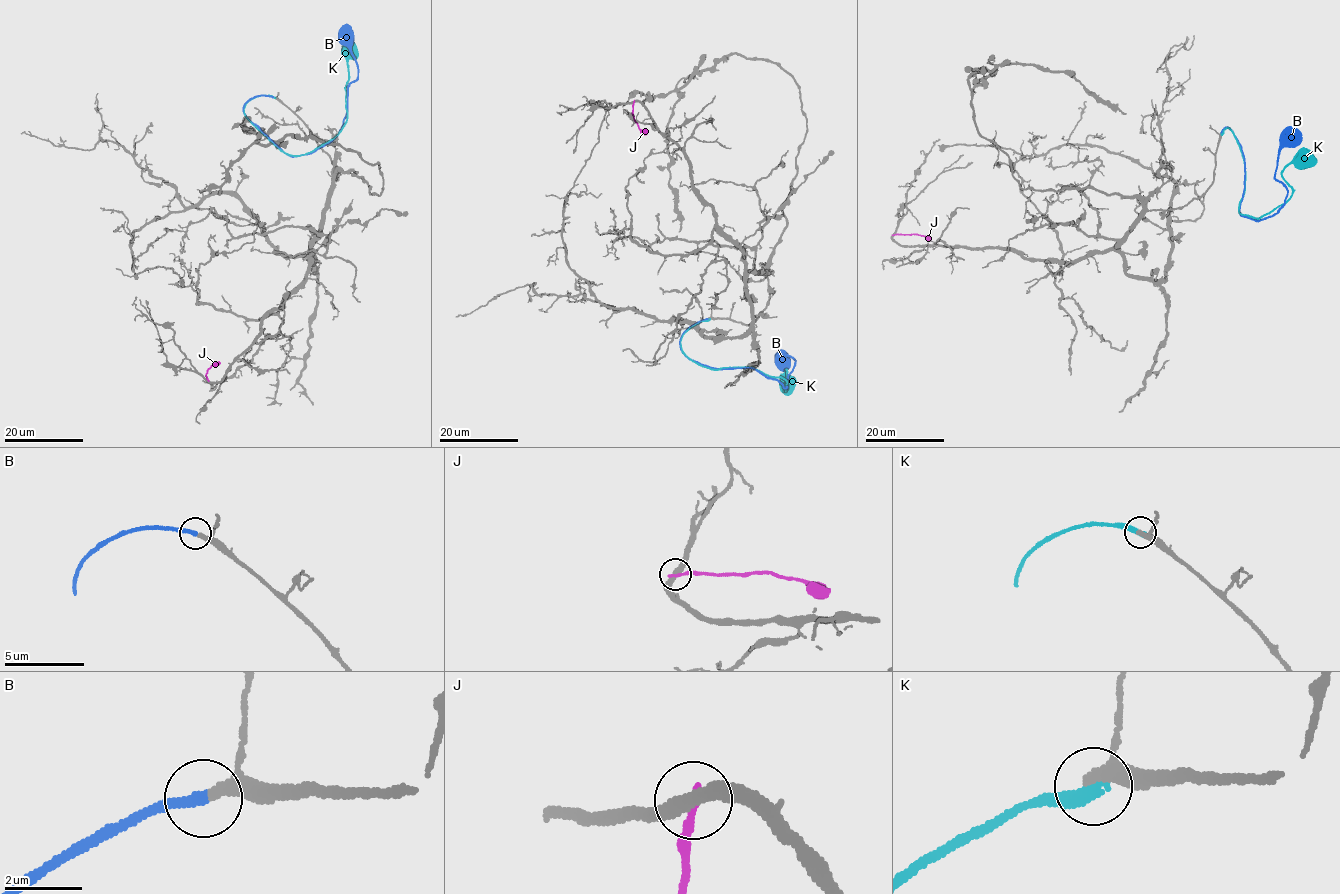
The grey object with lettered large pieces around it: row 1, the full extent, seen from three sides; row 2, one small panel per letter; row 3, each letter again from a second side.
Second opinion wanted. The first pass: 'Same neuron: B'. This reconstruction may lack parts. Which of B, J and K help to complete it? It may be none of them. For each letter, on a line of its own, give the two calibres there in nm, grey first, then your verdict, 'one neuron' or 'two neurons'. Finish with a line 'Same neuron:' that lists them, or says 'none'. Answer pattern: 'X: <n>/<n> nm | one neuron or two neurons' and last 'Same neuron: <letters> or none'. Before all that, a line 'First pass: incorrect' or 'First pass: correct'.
First pass: correct
B: 220/280 nm | one neuron
J: 340/200 nm | two neurons
K: 280/400 nm | two neurons
Same neuron: B

